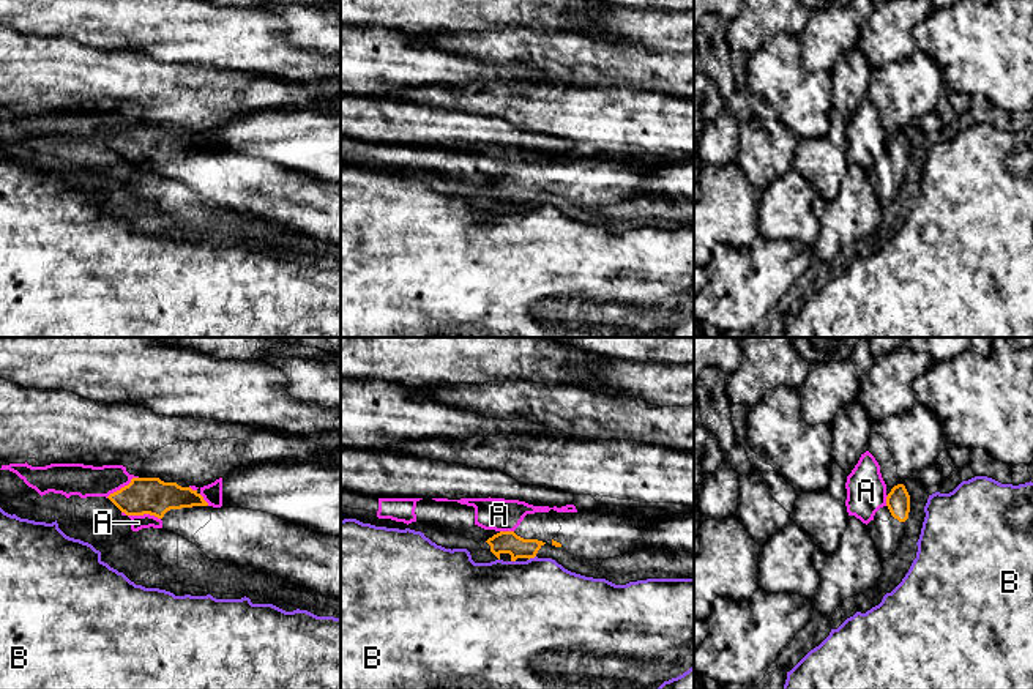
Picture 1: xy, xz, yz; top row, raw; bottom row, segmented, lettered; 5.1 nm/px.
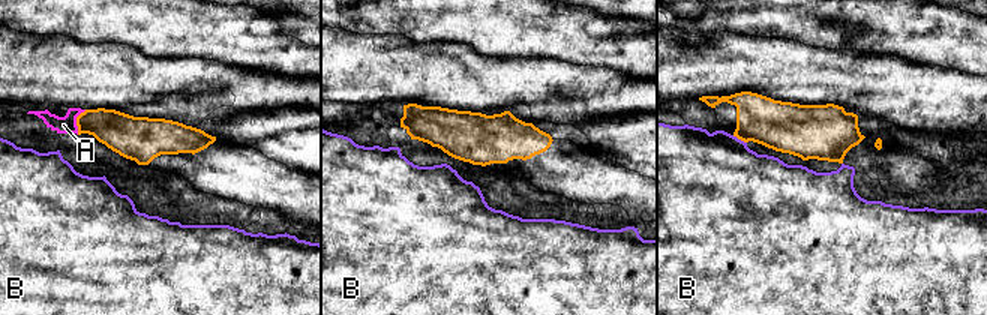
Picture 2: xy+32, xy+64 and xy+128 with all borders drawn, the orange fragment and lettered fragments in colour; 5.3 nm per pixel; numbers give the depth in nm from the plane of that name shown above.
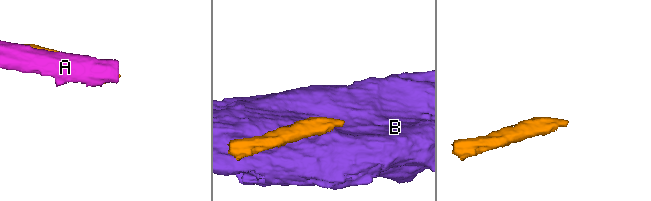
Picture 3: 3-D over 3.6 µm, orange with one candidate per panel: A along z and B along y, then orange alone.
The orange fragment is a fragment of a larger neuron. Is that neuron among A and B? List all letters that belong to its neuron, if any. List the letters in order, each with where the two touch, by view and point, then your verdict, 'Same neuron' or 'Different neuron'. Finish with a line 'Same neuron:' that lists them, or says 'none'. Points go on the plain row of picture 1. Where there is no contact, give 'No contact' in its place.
A: Touches orange at xy (141, 161). Different neuron
B: Touches orange at xz (532, 204). Different neuron
Same neuron: none

